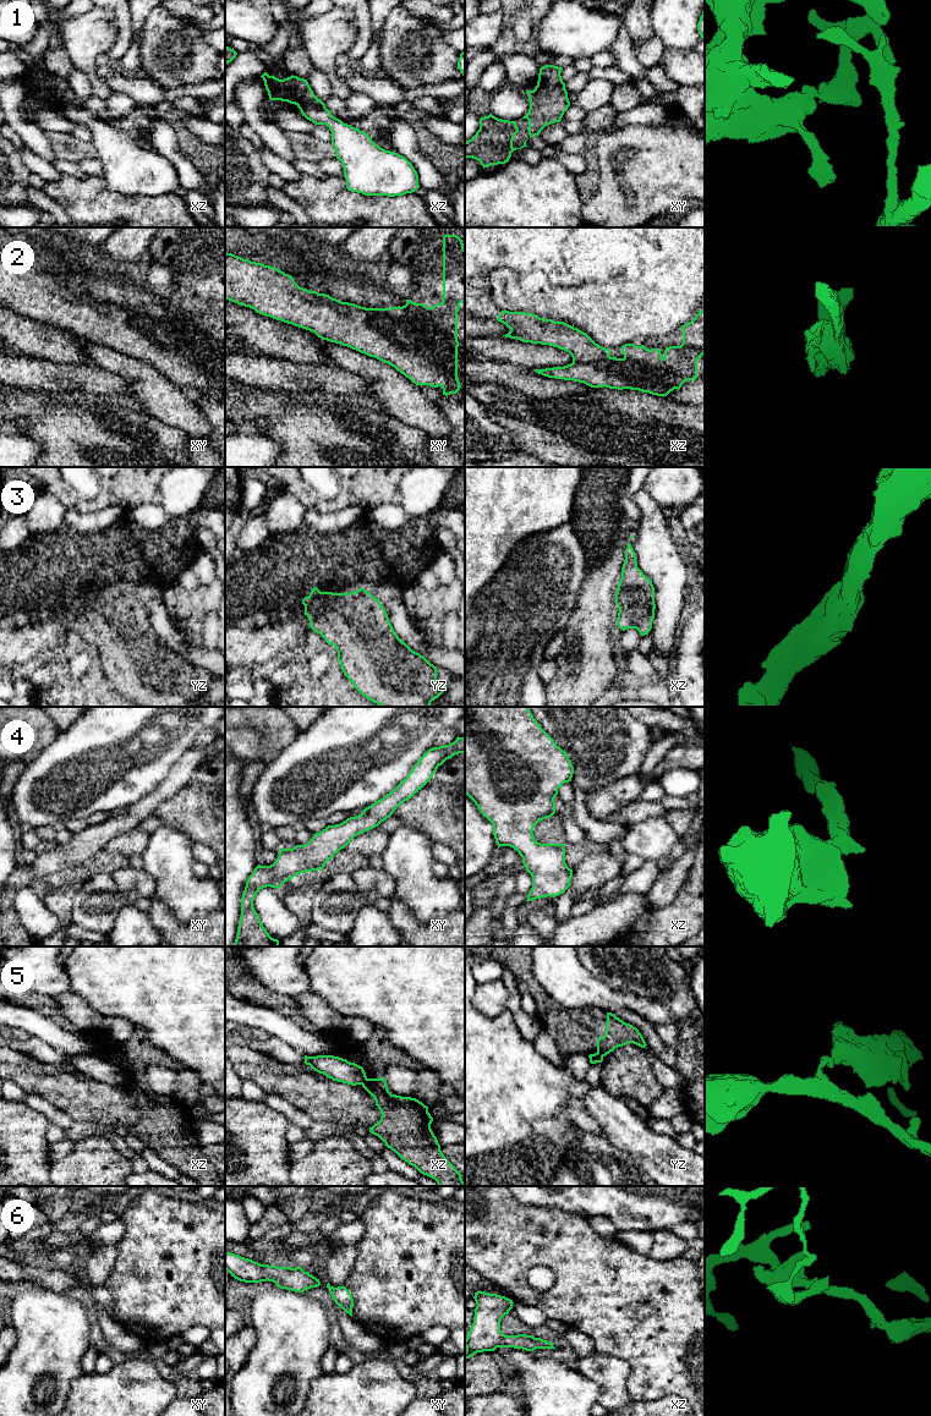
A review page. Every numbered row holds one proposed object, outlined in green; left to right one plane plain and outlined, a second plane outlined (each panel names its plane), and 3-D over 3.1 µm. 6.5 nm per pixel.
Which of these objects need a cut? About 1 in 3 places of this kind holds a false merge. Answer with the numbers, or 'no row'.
1, 5

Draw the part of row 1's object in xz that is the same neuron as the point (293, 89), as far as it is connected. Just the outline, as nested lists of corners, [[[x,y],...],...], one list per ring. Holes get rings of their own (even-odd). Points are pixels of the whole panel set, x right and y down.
[[[264,72],[261,77],[264,81],[264,86],[270,100],[287,101],[297,106],[325,105],[314,95],[307,79],[300,78],[294,75],[287,78],[279,79],[274,76],[269,76],[267,72]]]

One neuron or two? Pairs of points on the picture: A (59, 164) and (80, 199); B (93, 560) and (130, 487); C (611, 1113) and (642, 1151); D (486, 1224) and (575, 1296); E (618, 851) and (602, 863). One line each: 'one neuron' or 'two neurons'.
A: two neurons
B: two neurons
C: one neuron
D: one neuron
E: two neurons

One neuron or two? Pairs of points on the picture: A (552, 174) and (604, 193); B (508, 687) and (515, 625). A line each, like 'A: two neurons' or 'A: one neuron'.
A: two neurons
B: one neuron

